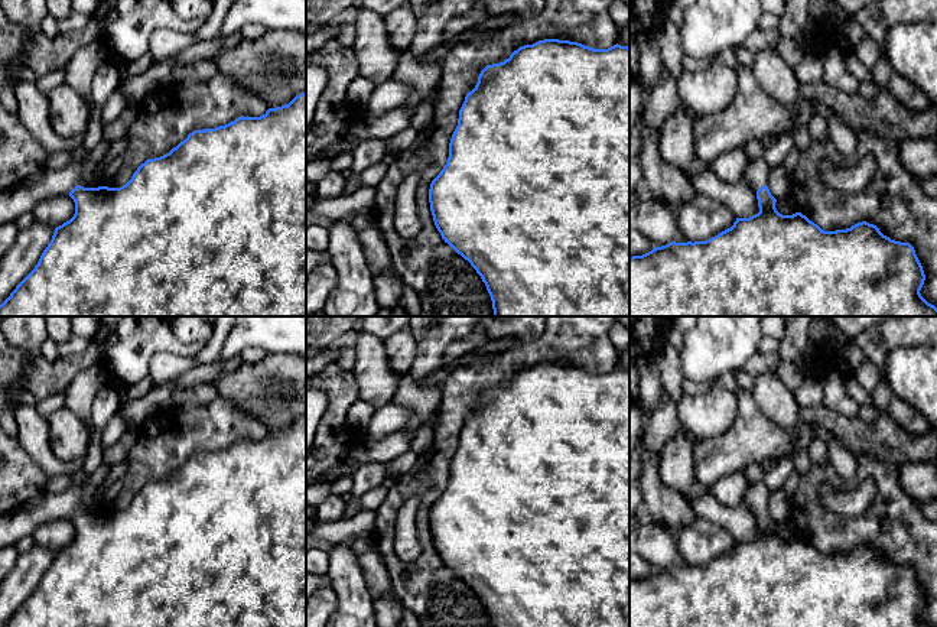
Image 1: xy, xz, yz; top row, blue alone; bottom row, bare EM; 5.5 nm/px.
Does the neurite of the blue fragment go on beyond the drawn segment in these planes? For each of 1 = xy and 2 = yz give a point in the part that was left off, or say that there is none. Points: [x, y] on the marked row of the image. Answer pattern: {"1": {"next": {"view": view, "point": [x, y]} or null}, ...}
{"1": {"next": {"view": "xy", "point": [23, 197]}}, "2": {"next": {"view": "yz", "point": [757, 171]}}}

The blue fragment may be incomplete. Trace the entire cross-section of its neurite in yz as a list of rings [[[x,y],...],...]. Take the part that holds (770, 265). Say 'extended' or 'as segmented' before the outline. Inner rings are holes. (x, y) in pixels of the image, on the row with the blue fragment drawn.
extended | [[[751,159],[744,179],[757,194],[759,212],[706,241],[671,241],[629,257],[629,316],[937,316],[920,293],[925,274],[910,243],[884,235],[866,221],[846,230],[824,231],[801,212],[783,215],[767,183],[770,165]]]

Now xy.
extended | [[[111,59],[103,62],[94,74],[91,98],[94,113],[81,139],[84,156],[62,169],[43,168],[30,178],[0,192],[0,224],[16,221],[40,201],[55,195],[69,195],[75,202],[74,217],[55,228],[35,269],[16,286],[0,305],[0,316],[306,316],[306,91],[289,104],[269,108],[260,117],[238,117],[215,129],[195,130],[169,153],[147,159],[120,188],[84,188],[81,175],[94,147],[103,140],[101,110],[108,97],[121,84],[120,65]]]

